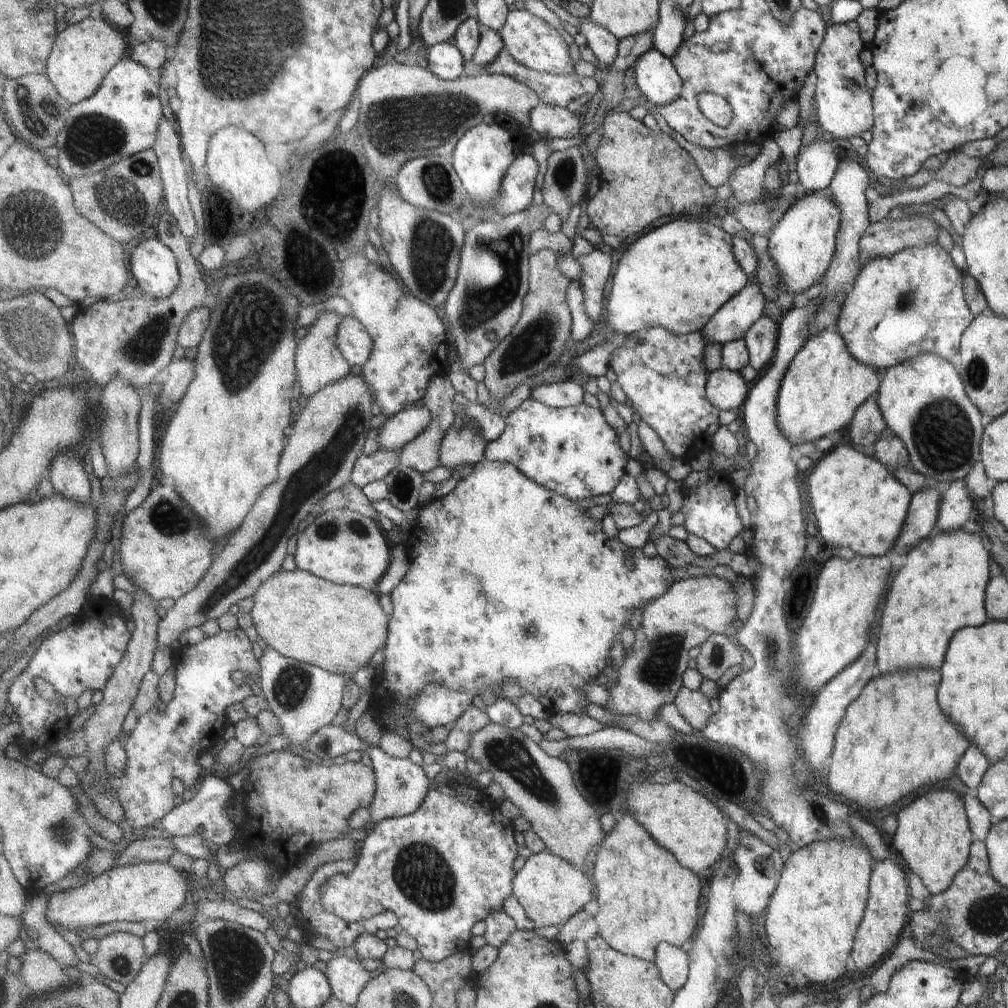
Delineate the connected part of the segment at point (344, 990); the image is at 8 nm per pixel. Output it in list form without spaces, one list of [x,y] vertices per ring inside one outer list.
[[[339,952],[328,964],[335,996],[352,1007],[357,1007],[361,993],[371,980],[370,972],[362,965],[362,960],[348,958]]]

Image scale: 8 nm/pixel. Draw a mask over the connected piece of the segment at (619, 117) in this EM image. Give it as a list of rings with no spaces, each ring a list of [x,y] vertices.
[[[619,113],[612,114],[611,116],[606,116],[606,120],[603,123],[603,138],[601,139],[601,144],[599,145],[599,150],[594,154],[598,163],[599,177],[600,177],[600,189],[597,192],[596,196],[592,198],[592,200],[588,200],[589,208],[587,213],[590,217],[590,220],[596,227],[599,228],[600,232],[603,235],[615,235],[621,236],[623,239],[630,238],[630,236],[634,236],[634,234],[640,234],[642,230],[646,230],[650,224],[656,222],[656,220],[660,220],[662,216],[674,215],[680,217],[694,217],[699,218],[700,213],[698,210],[702,208],[702,206],[708,206],[708,204],[714,205],[714,188],[709,186],[706,182],[704,182],[704,178],[702,177],[701,171],[698,169],[698,166],[695,164],[695,161],[692,159],[692,154],[684,148],[680,142],[676,142],[672,136],[669,136],[666,132],[662,130],[652,130],[650,126],[646,126],[644,122],[640,120],[636,120],[632,114],[629,113]]]

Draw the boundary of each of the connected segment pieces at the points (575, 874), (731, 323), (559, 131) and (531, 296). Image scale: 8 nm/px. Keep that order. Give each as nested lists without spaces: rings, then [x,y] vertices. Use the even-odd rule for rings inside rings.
[[[551,851],[534,853],[517,872],[515,897],[538,927],[564,927],[594,900],[594,879],[577,865]]]
[[[760,282],[748,284],[716,312],[710,323],[700,331],[707,345],[723,346],[745,338],[747,332],[765,315],[765,306],[771,300],[762,289]]]
[[[542,102],[532,113],[533,128],[546,141],[554,138],[576,138],[582,130],[582,120],[566,107]]]
[[[548,249],[540,250],[537,254],[531,256],[531,288],[525,299],[525,310],[522,319],[514,328],[513,334],[506,338],[500,344],[500,347],[486,360],[487,374],[484,382],[490,391],[492,403],[484,407],[494,413],[500,414],[502,404],[504,404],[506,398],[515,394],[518,388],[532,380],[533,377],[554,365],[558,358],[564,354],[566,342],[570,340],[570,336],[573,336],[573,313],[568,303],[567,293],[570,284],[574,280],[566,278],[560,272],[556,260],[558,260],[556,252]]]

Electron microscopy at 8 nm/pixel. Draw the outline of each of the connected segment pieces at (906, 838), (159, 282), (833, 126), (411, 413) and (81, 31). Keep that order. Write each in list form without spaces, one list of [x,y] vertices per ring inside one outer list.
[[[930,790],[918,798],[914,798],[910,804],[903,806],[897,816],[897,830],[892,838],[889,838],[889,844],[892,844],[892,850],[897,852],[905,861],[906,870],[918,875],[924,886],[932,895],[938,895],[945,892],[952,884],[955,875],[967,867],[969,860],[969,849],[974,841],[973,833],[969,828],[964,802],[954,790]]]
[[[156,233],[142,239],[131,257],[132,273],[147,295],[171,296],[182,283],[179,261],[175,253]]]
[[[855,21],[834,23],[825,30],[825,36],[815,57],[813,72],[817,77],[815,85],[816,118],[826,132],[834,139],[850,141],[873,128],[873,107],[871,91],[865,82],[865,68],[860,53],[865,49],[860,28]]]
[[[430,407],[404,410],[388,418],[381,428],[379,442],[381,450],[404,451],[404,448],[417,440],[433,422],[433,411]]]
[[[89,17],[59,34],[47,74],[60,95],[74,105],[92,99],[100,91],[108,74],[126,58],[126,50],[128,44],[118,27],[102,18]]]

